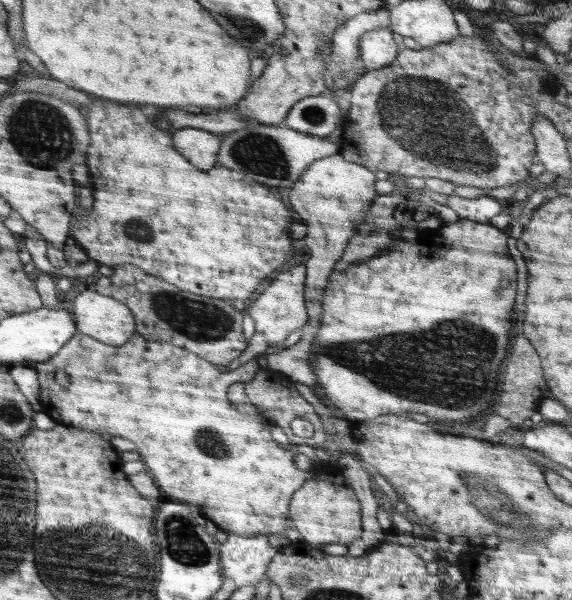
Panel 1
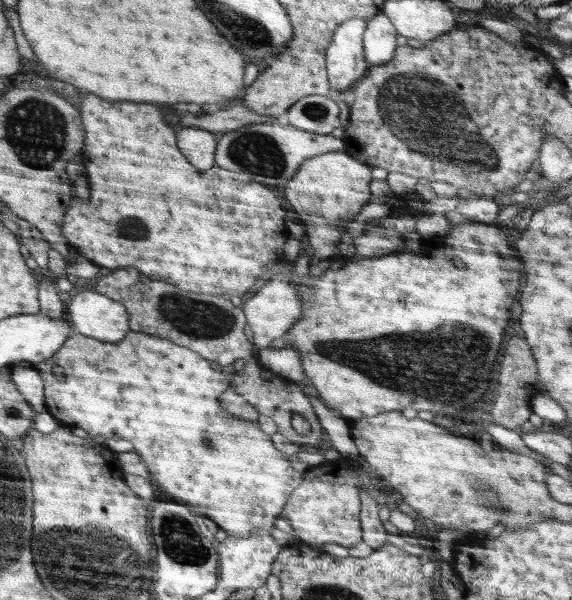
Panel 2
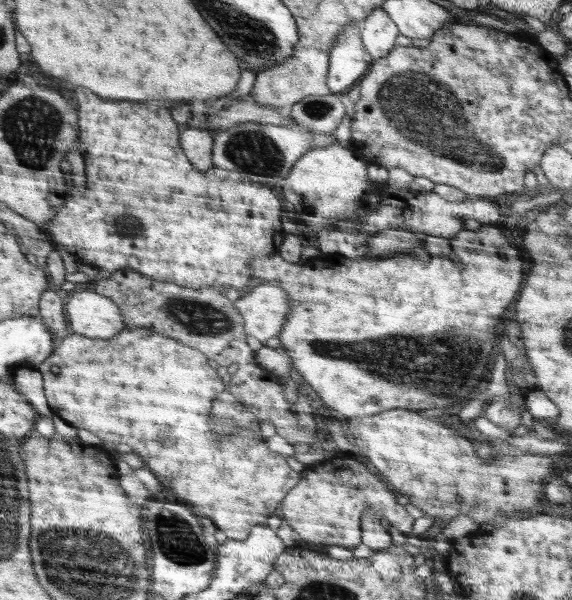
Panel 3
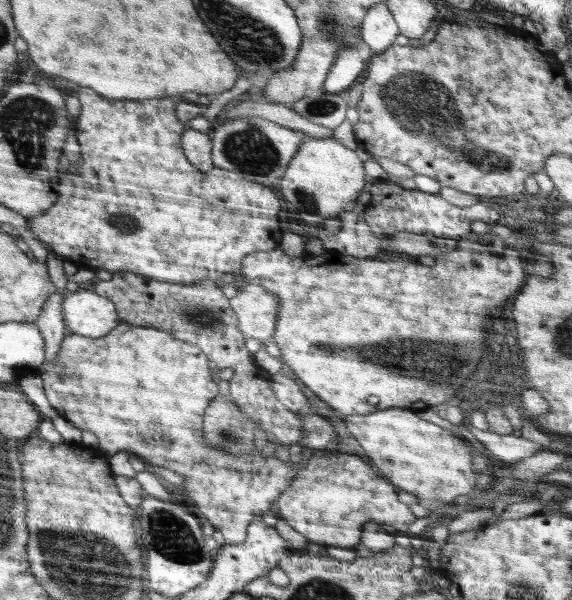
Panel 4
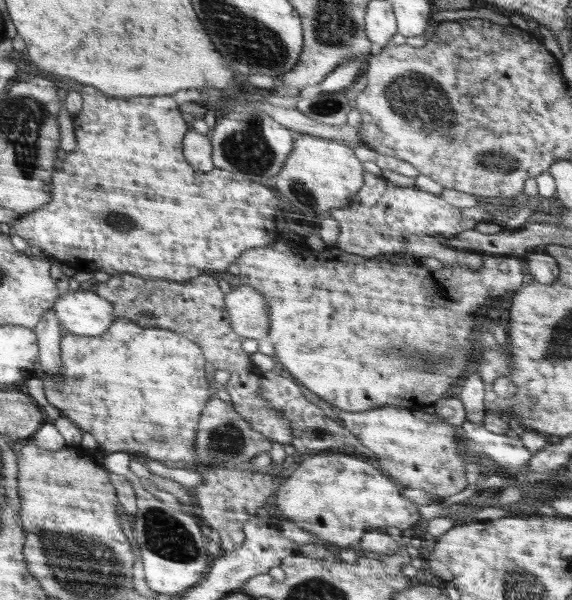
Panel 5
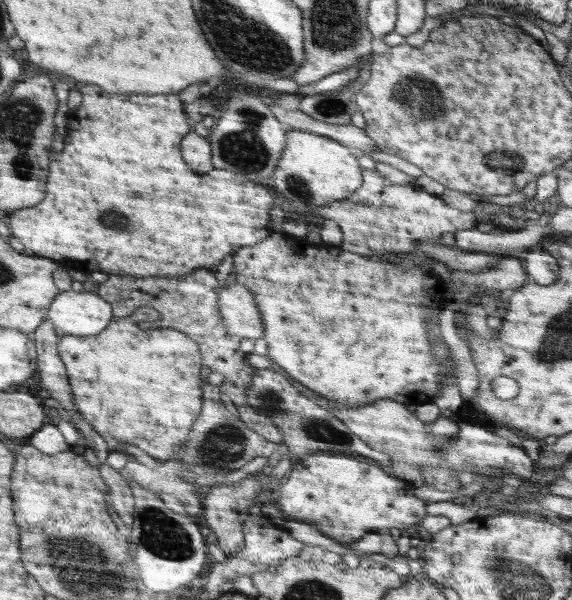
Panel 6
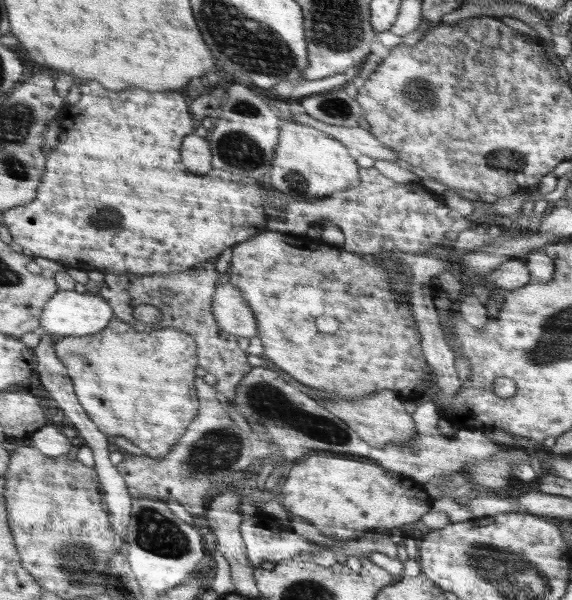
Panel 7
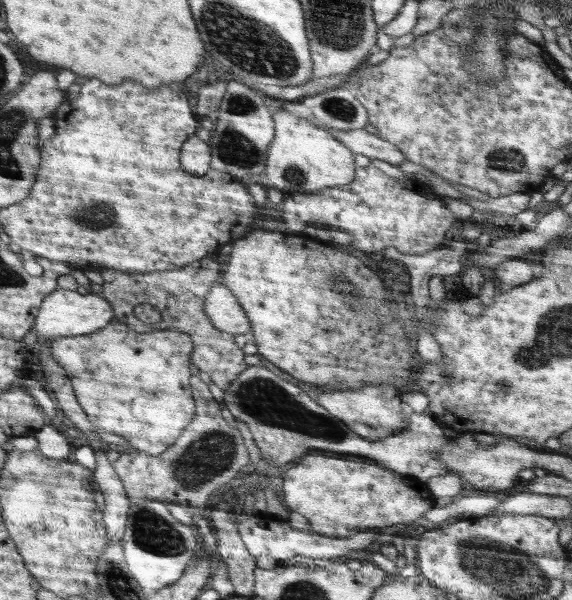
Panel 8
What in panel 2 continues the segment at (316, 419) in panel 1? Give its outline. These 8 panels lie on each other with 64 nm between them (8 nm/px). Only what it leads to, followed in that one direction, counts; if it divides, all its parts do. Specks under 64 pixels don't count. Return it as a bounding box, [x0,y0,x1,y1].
[95,267,322,446]

